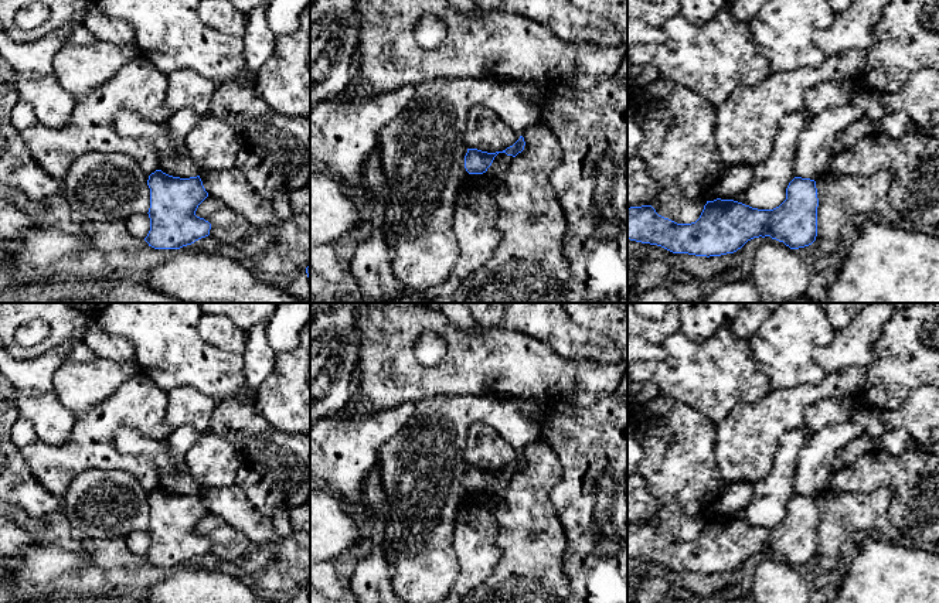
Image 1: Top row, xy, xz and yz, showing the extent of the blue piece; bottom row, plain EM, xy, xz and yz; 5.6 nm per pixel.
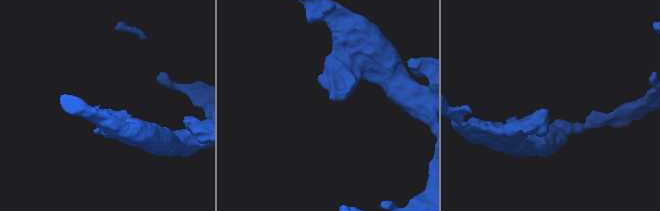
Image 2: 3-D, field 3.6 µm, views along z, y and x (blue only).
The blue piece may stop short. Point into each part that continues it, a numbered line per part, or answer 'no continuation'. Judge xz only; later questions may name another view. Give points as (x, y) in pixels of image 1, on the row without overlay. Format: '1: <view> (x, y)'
no continuation

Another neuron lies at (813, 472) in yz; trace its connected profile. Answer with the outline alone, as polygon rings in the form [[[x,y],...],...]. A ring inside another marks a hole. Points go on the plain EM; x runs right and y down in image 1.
[[[853,419],[829,423],[814,432],[797,456],[795,494],[817,497],[831,480],[831,460],[848,442],[864,436],[865,430]]]

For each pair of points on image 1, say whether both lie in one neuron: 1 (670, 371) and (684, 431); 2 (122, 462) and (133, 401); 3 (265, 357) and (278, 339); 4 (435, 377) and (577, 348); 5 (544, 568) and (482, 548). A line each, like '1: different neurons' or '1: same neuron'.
1: different neurons
2: same neuron
3: different neurons
4: different neurons
5: different neurons

